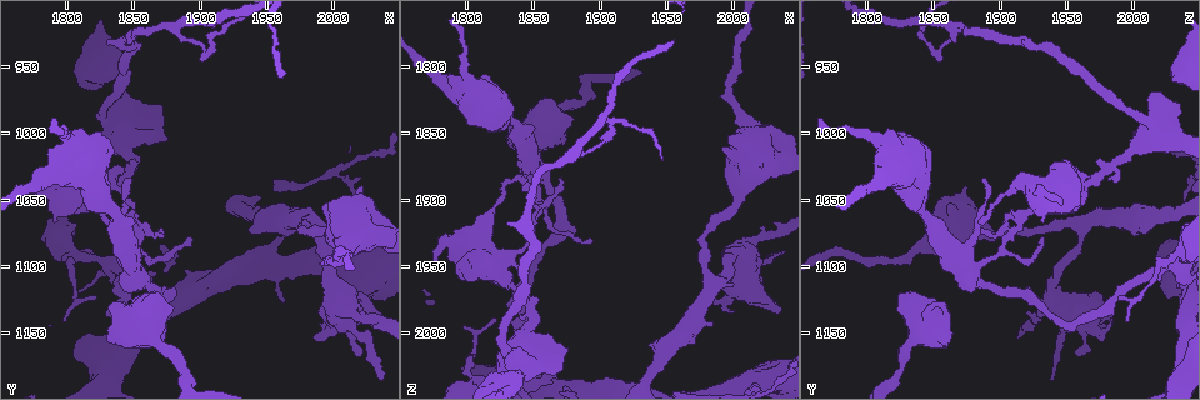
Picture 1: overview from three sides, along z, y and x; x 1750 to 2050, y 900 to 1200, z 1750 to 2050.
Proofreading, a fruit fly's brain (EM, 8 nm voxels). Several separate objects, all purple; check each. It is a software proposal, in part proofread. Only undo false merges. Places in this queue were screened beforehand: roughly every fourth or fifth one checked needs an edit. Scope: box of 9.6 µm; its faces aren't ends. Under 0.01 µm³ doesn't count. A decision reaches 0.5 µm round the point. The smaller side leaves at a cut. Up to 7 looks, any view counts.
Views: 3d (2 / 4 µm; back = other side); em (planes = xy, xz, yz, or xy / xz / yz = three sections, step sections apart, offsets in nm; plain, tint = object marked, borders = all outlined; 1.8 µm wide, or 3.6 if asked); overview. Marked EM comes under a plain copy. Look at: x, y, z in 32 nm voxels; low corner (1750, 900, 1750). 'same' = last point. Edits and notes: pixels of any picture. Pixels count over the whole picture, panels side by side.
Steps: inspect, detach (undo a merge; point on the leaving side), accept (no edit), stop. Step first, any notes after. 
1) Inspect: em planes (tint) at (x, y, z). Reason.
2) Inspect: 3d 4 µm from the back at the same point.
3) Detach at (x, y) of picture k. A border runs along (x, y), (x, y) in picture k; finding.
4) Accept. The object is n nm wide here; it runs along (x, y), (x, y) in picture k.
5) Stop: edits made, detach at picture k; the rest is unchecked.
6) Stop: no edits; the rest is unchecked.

Inspect: em planes (tint) at (1906, 938, 1854). Abrupt turn.

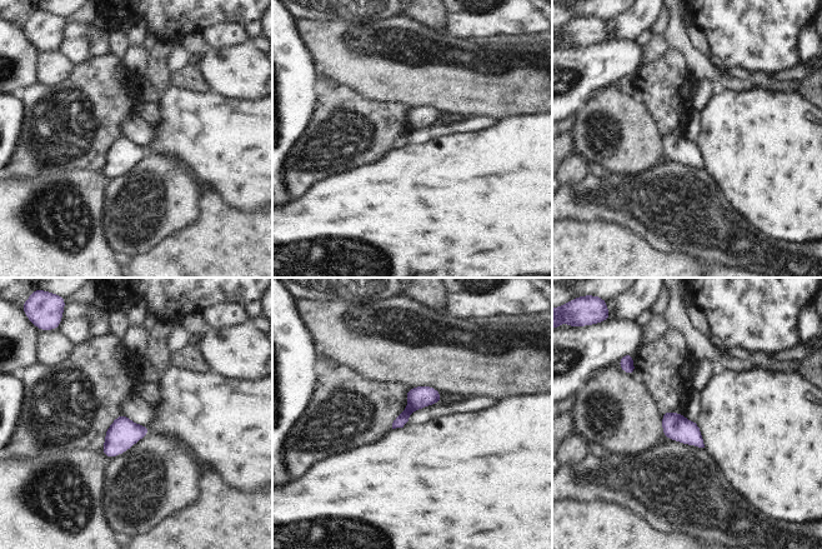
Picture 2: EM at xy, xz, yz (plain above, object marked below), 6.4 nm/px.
Accept. The object is 140 nm wide here; all the same neuron.

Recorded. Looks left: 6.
Inspect: em 3.6 µm planes (tint) at (2008, 1078, 1892). Sudden change in width.

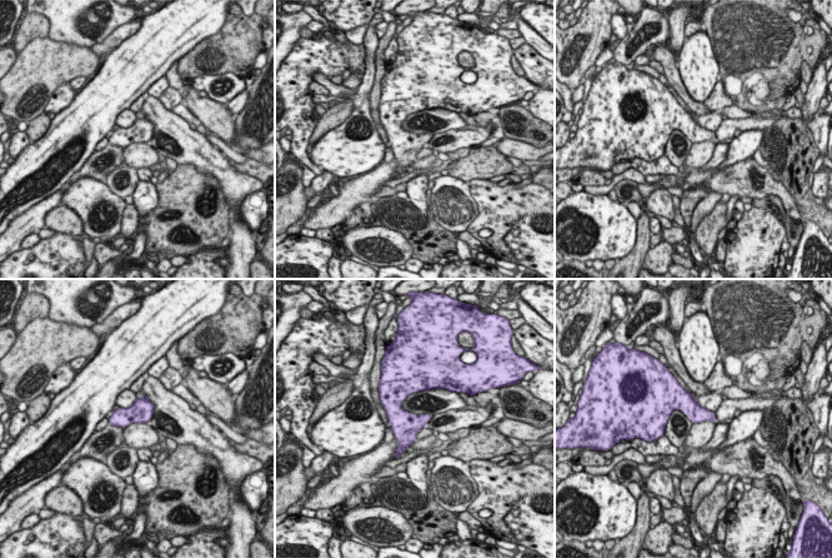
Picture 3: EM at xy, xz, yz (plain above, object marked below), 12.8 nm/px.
Accept. One neuron here.

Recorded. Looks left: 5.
Inspect: 3d 4 µm from the back at (1848, 1090, 1868). Sudden change in width.

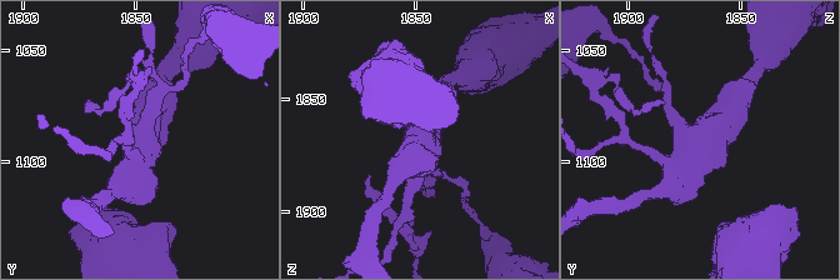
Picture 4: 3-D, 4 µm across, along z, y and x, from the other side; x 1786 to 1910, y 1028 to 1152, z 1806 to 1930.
Inspect: em yz step 16 (tint) at (1847, 1091, 1870). 4 arms meet here.

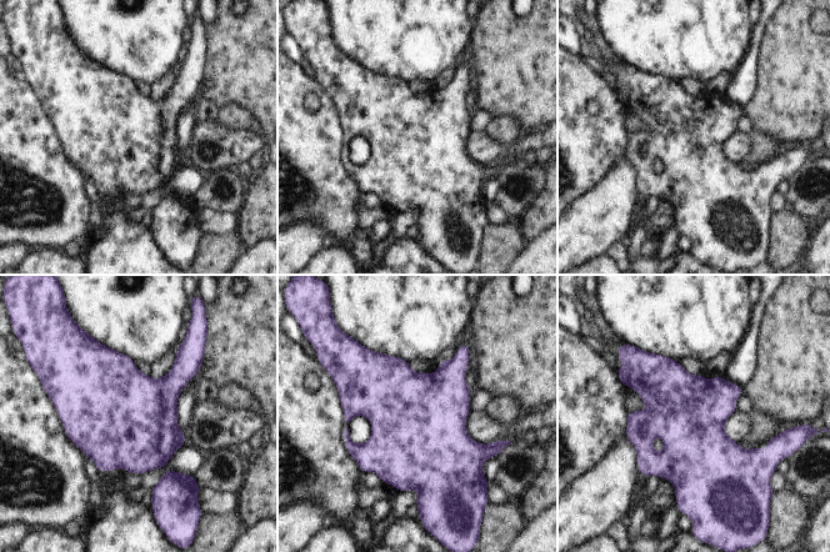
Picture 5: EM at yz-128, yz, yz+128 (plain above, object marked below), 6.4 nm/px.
Inspect: em planes (tint) at the same point. Another direction.

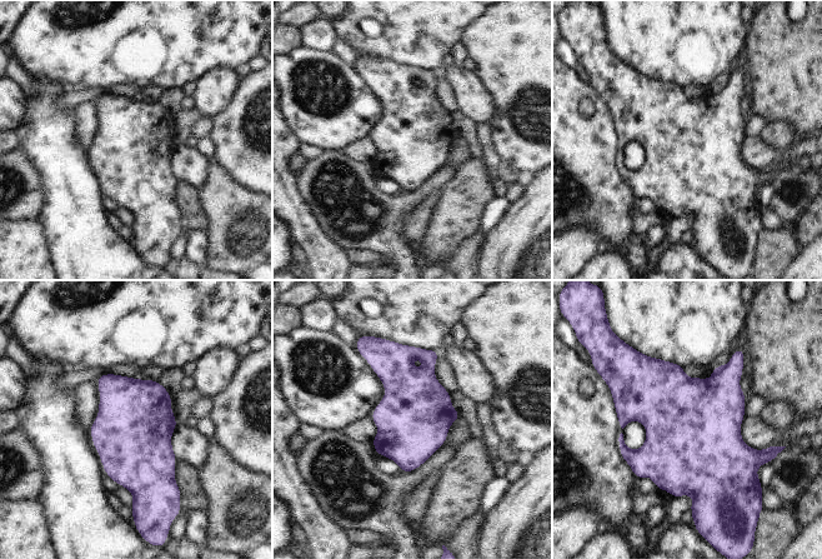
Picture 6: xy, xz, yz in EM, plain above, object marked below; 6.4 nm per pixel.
Accept. The object is 460 nm wide here; all the same neuron.

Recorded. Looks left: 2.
Stop: no edits; the rest is unchecked.

